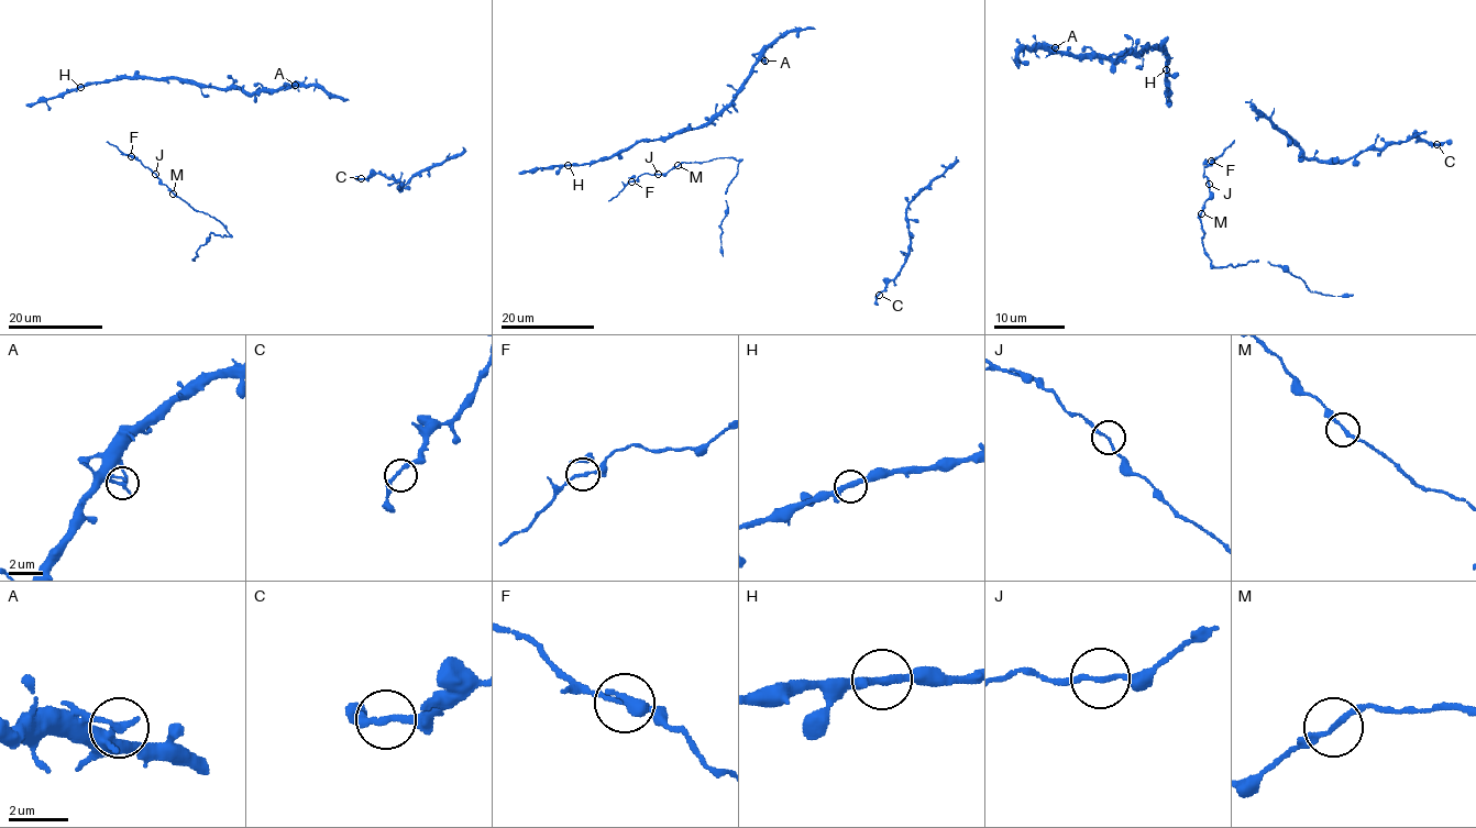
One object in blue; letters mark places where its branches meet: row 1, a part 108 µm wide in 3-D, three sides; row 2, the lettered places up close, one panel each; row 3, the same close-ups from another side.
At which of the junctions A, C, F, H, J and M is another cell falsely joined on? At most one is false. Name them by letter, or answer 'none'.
none

